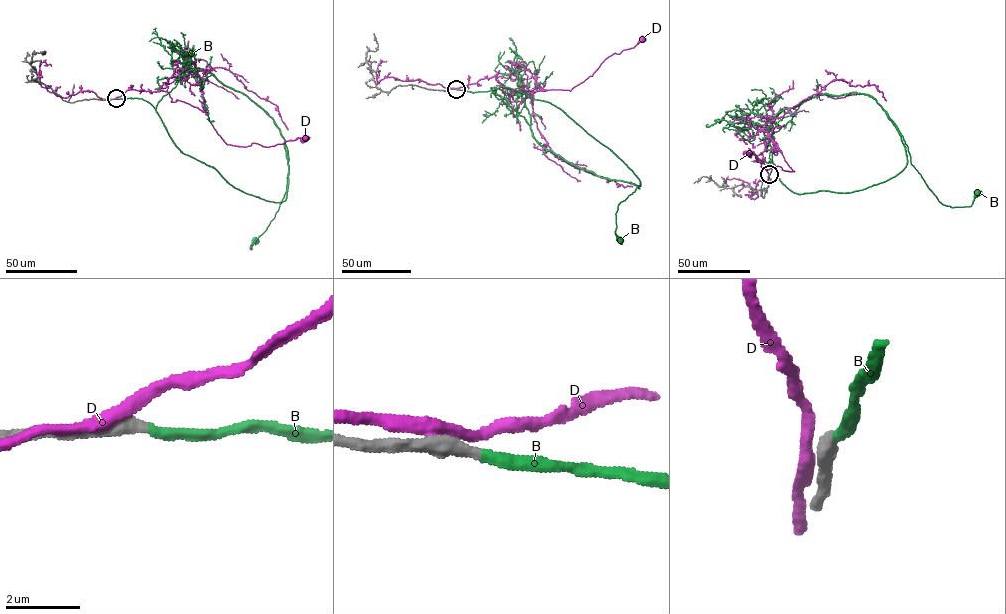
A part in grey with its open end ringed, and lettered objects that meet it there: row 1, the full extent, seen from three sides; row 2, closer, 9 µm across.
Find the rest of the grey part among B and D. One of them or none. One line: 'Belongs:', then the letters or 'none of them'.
Belongs: B

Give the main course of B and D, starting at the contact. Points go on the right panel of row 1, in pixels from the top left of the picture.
B: (769, 174), (773, 163), (800, 194), (886, 181), (907, 158), (888, 115), (939, 201), (970, 206), (977, 192)
D: (768, 175), (757, 156), (767, 149), (775, 155), (779, 149), (794, 171), (765, 169), (746, 153)

